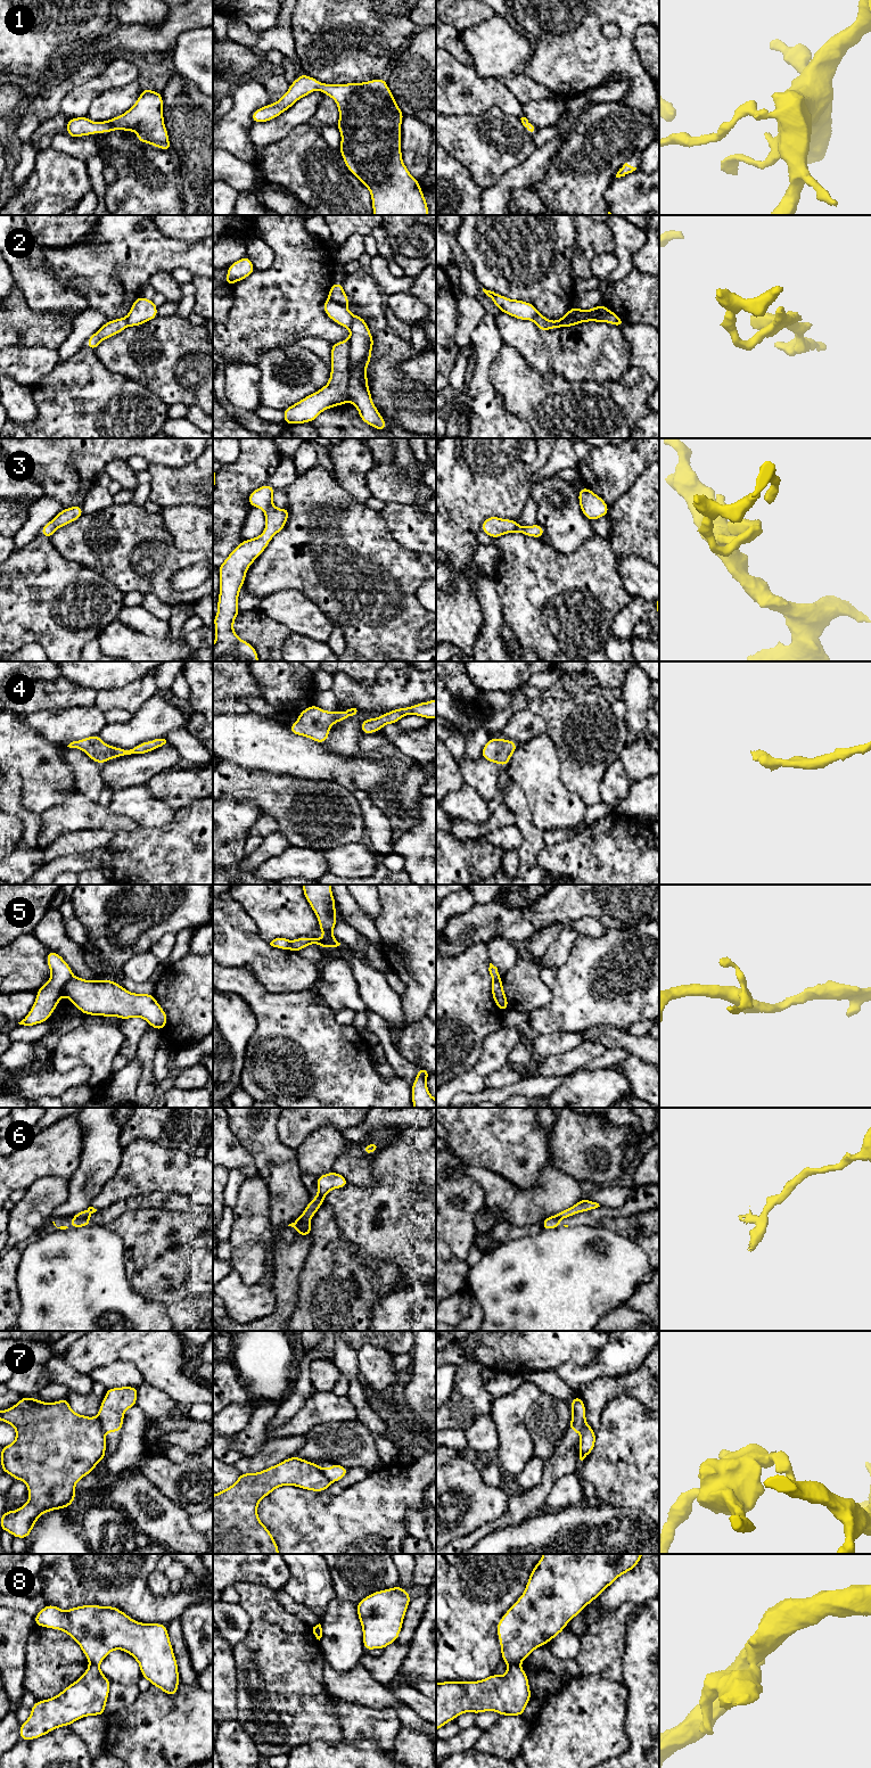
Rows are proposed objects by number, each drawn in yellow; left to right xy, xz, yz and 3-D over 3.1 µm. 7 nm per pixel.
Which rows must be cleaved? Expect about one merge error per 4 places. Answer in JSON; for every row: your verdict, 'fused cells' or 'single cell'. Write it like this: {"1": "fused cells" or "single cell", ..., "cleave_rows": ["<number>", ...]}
{"1": "single cell", "2": "fused cells", "3": "single cell", "4": "single cell", "5": "fused cells", "6": "fused cells", "7": "fused cells", "8": "fused cells", "cleave_rows": ["2", "5", "6", "7", "8"]}

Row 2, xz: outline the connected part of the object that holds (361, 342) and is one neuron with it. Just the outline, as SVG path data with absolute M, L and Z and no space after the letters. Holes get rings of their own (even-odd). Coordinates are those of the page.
M354 315L350 336L350 380L347 398L359 411L363 422L378 430L385 430L387 424L375 406L368 387L365 369L371 362L373 337L362 316Z

